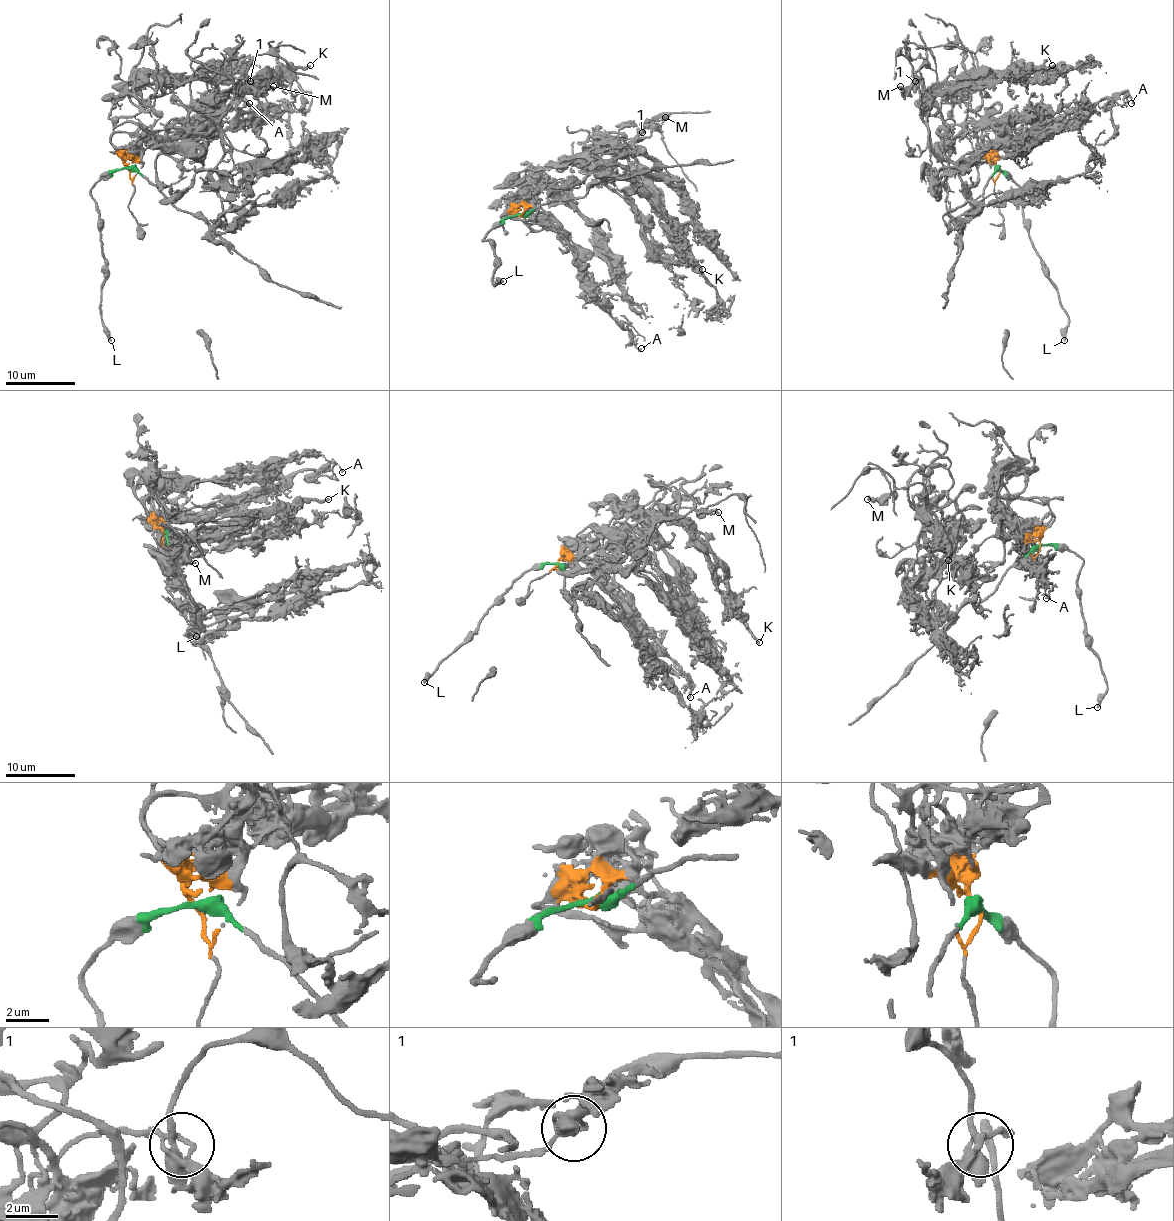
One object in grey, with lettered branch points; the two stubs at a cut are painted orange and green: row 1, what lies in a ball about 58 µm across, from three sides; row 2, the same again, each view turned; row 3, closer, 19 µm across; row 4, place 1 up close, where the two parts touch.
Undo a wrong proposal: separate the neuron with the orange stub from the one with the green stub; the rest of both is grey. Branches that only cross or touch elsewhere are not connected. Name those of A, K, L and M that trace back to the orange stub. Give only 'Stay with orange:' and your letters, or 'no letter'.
Stay with orange: A, K, M

